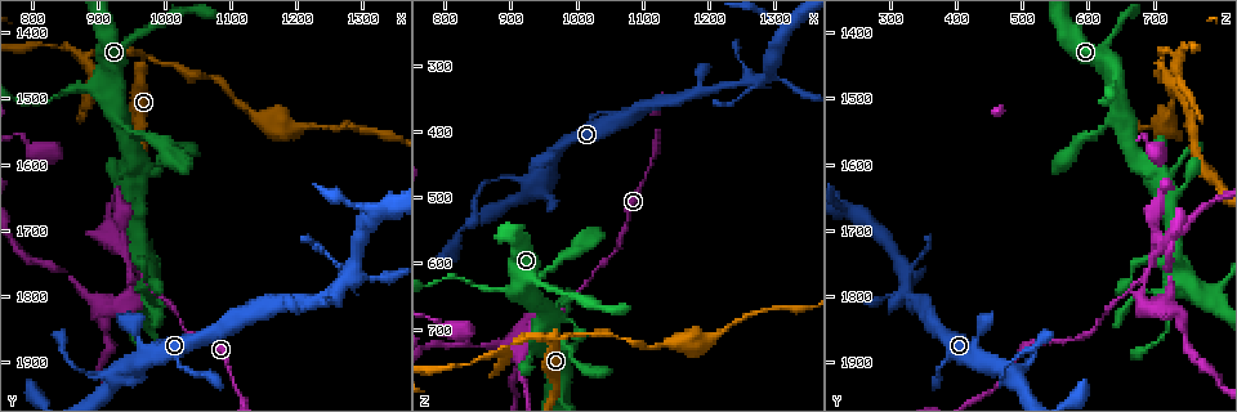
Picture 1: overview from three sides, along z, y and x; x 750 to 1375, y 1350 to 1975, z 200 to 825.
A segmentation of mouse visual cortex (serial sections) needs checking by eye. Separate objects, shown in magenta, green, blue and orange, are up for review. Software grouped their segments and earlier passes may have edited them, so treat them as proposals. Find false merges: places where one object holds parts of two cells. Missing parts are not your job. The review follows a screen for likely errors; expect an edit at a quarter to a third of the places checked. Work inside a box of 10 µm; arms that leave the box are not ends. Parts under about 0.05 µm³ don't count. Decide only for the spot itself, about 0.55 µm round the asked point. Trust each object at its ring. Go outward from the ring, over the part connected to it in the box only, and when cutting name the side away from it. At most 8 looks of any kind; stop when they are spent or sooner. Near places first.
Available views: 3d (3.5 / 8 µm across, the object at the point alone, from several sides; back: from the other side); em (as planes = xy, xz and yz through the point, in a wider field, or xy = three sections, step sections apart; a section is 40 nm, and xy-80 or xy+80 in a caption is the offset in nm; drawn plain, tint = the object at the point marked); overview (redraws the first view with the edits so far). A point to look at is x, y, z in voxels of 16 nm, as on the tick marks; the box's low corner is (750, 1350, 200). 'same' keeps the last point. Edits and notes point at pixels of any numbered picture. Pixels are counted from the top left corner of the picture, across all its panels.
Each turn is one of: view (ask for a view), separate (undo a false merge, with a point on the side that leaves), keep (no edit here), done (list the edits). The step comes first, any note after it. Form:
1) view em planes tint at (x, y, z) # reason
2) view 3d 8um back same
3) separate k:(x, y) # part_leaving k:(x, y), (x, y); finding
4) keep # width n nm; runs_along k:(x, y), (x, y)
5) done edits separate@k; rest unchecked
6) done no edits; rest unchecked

view 3d 3.5um back at (970, 1605, 680) # calibre changes

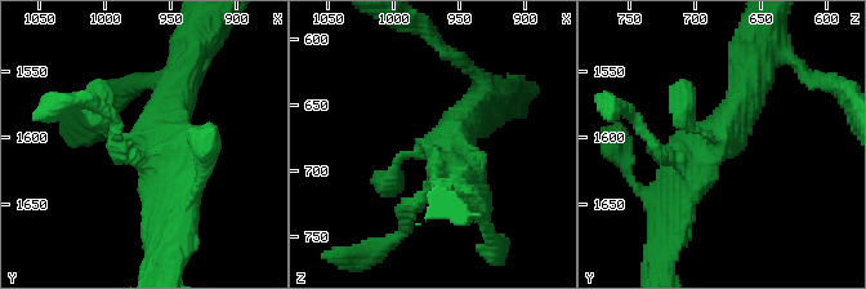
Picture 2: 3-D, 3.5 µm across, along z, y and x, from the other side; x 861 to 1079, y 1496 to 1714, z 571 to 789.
view em xy step 2 tint at (972, 1602, 682)

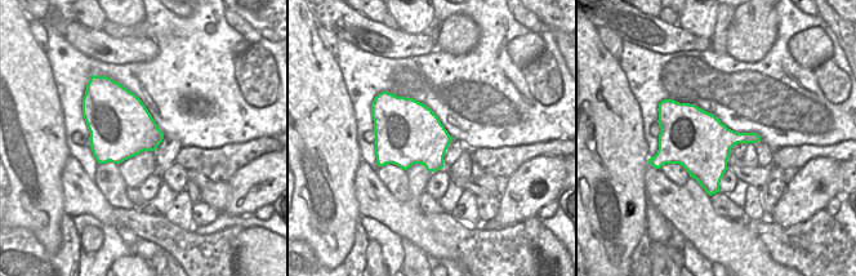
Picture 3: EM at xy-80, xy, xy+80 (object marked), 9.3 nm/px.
keep # width 600 nm; runs_along 2:(472, 116), (455, 146), (404, 155), (388, 182); all the same cell

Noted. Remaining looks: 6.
view 3d 8um back at (970, 1770, 685) # branch point

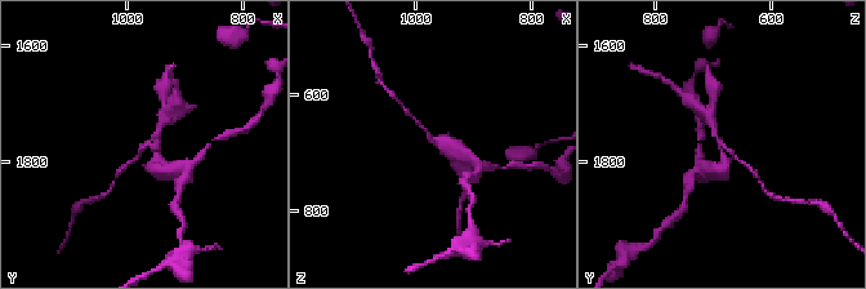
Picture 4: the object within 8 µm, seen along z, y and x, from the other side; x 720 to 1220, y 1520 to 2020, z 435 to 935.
view 3d 3.5um same

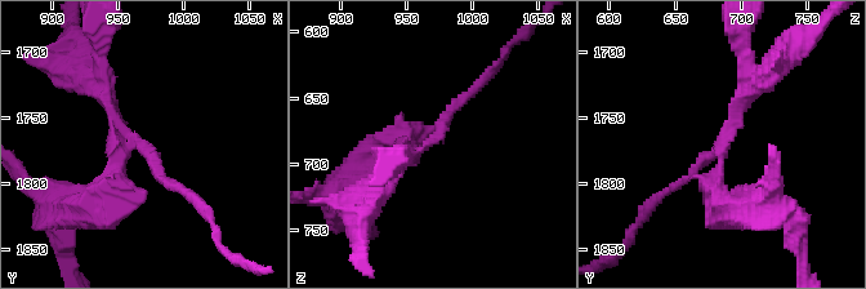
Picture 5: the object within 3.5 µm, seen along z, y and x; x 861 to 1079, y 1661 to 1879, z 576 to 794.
view em xy step 1 tint at (968, 1774, 682)

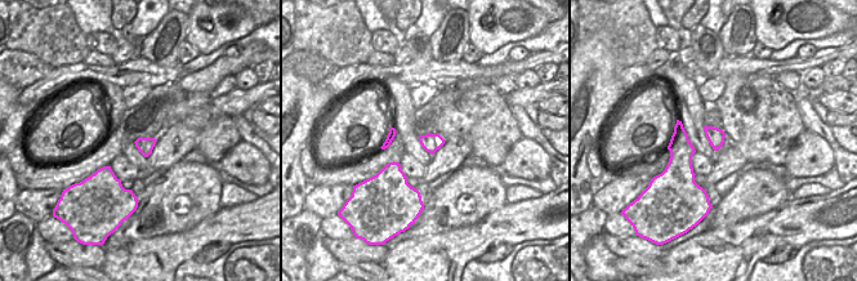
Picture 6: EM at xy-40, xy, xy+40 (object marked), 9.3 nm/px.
separate 5:(374, 159) # part_leaving 5:(414, 146), (397, 136), (342, 182); a second cell is stuck on

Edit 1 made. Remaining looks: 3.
view 3d 3.5um at (1285, 1765, 315) # a fork

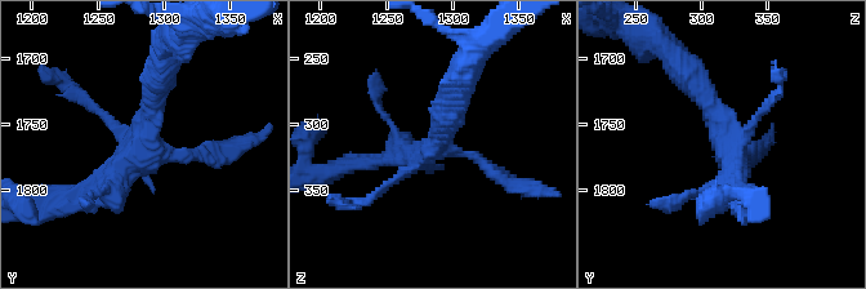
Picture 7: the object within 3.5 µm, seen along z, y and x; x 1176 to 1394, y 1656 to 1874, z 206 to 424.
view em planes tint at (1284, 1762, 320)

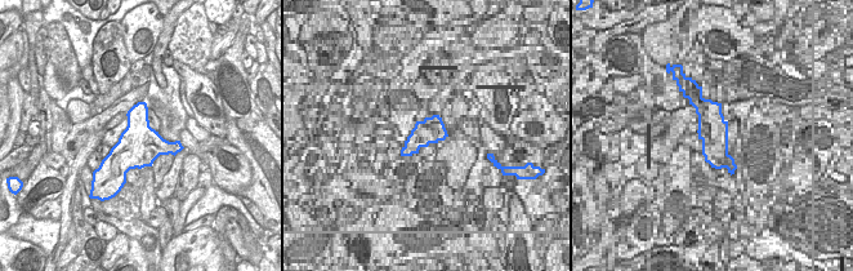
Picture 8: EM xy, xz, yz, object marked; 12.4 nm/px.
keep # runs_along 7:(81, 196), (144, 141), (160, 70); one cell here

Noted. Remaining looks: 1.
done edits separate@5; rest unchecked

